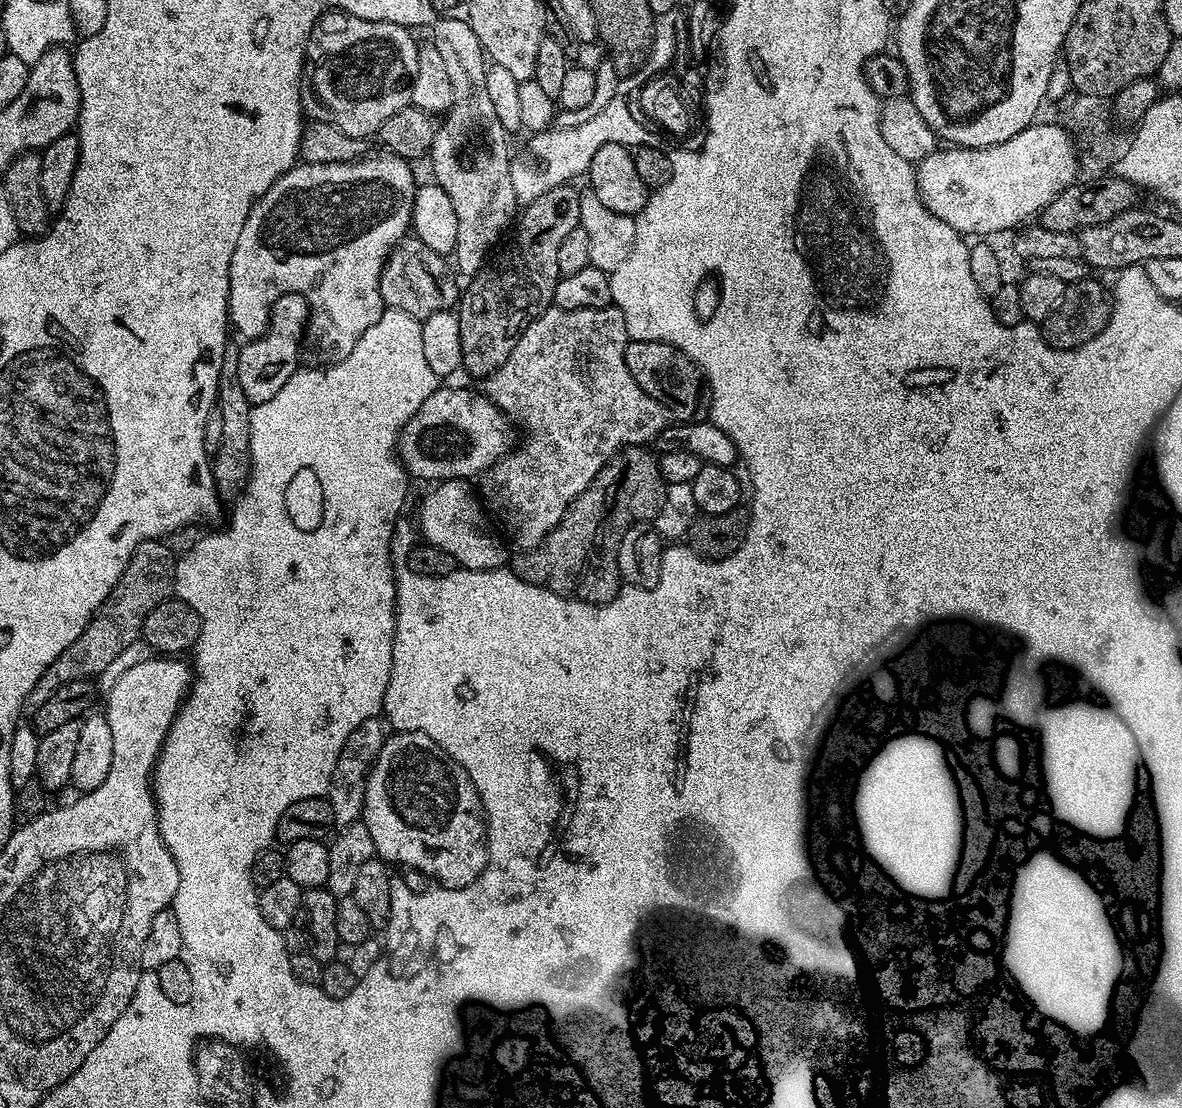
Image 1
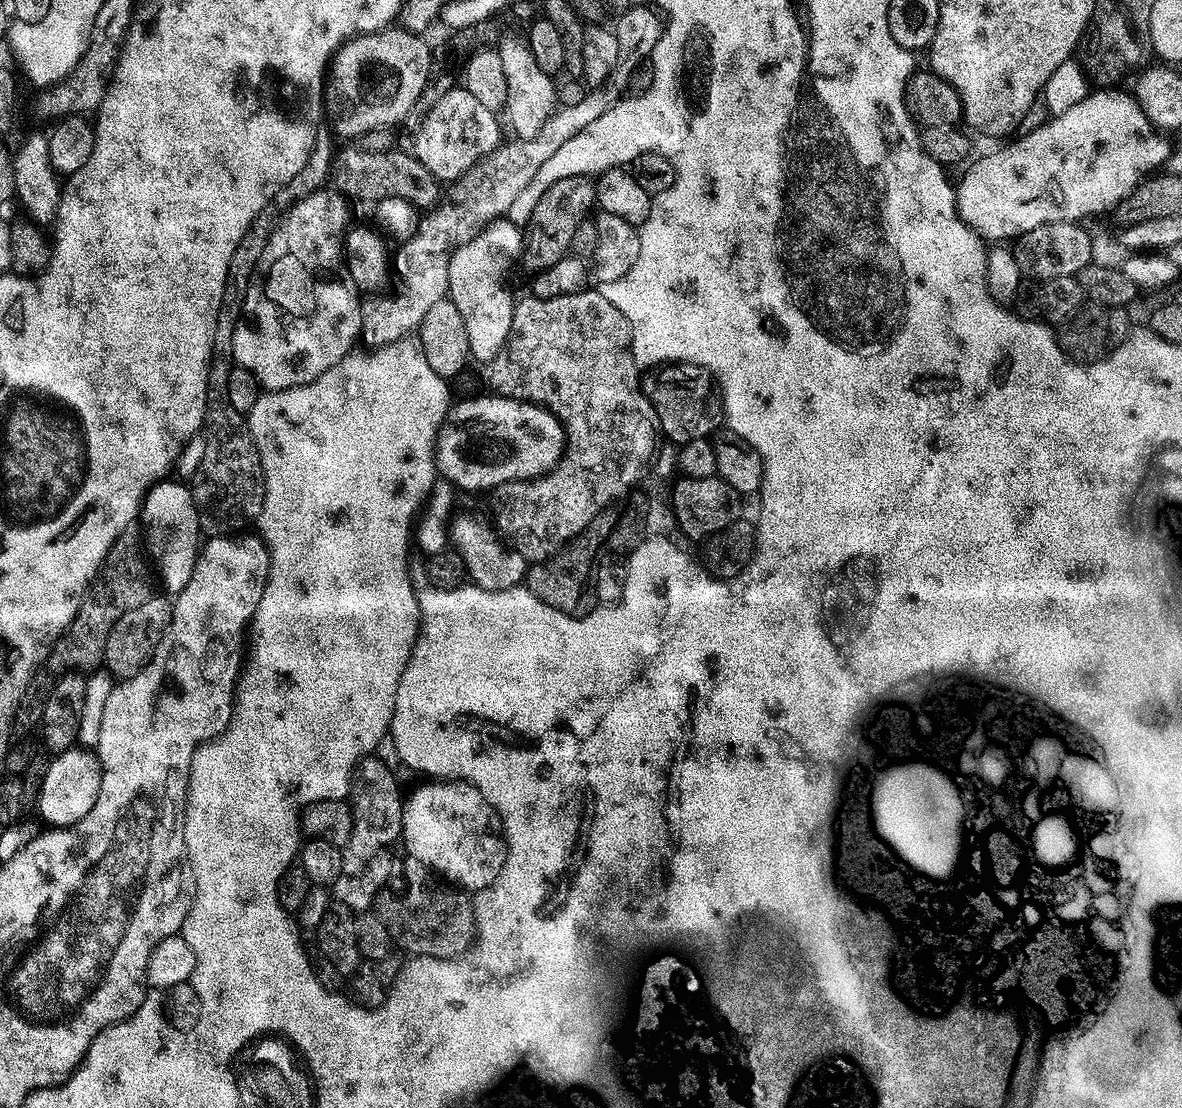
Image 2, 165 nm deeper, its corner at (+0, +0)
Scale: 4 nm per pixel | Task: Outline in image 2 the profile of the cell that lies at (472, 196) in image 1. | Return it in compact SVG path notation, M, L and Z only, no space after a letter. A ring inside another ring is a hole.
M507 217L488 222L471 238L457 246L448 259L448 298L459 311L473 361L489 364L502 350L513 322L515 299L503 288L506 276L514 262L523 257L523 231Z

